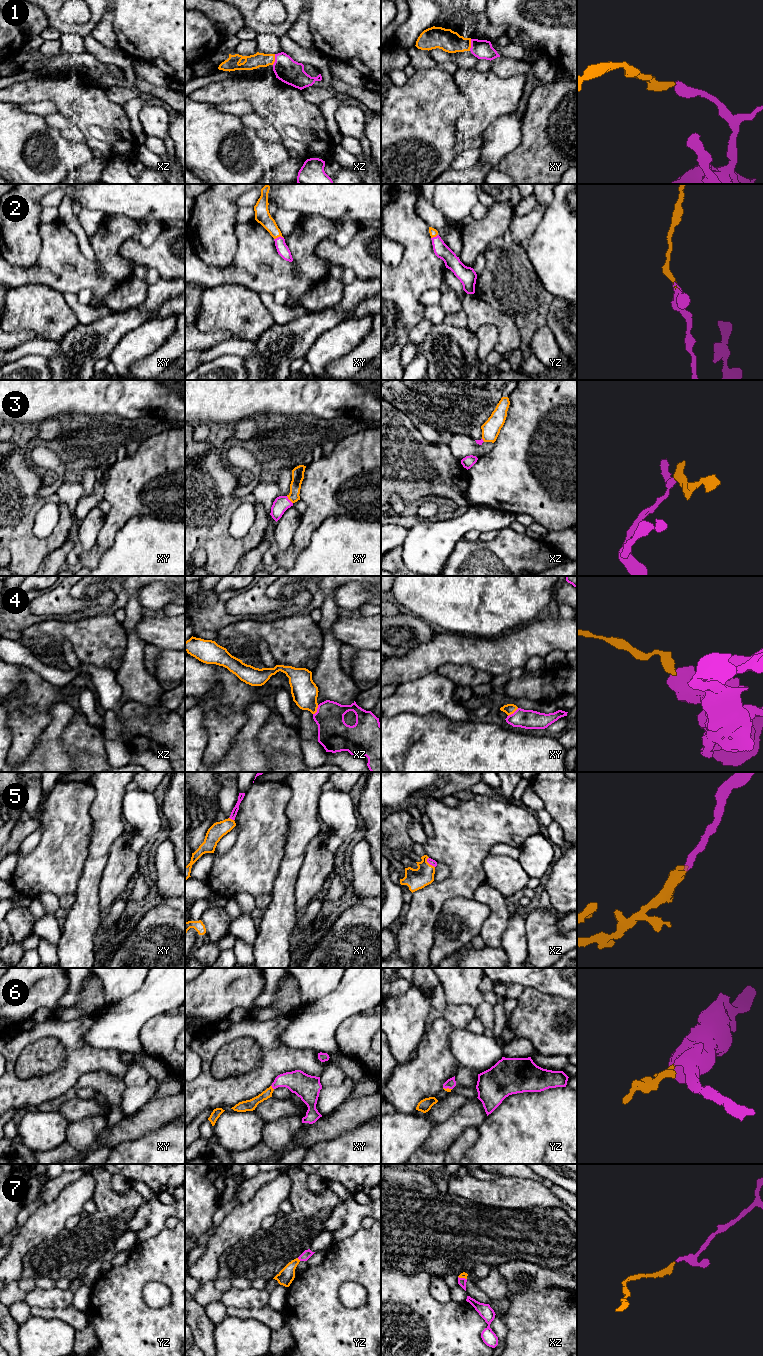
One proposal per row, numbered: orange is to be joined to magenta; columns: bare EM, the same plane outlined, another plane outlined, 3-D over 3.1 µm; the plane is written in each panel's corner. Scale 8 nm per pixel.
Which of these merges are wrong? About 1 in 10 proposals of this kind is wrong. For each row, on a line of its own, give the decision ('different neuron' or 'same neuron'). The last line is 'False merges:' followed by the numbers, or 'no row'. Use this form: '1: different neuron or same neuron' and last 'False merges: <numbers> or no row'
1: same neuron
2: same neuron
3: same neuron
4: different neuron
5: same neuron
6: same neuron
7: same neuron
False merges: 4

